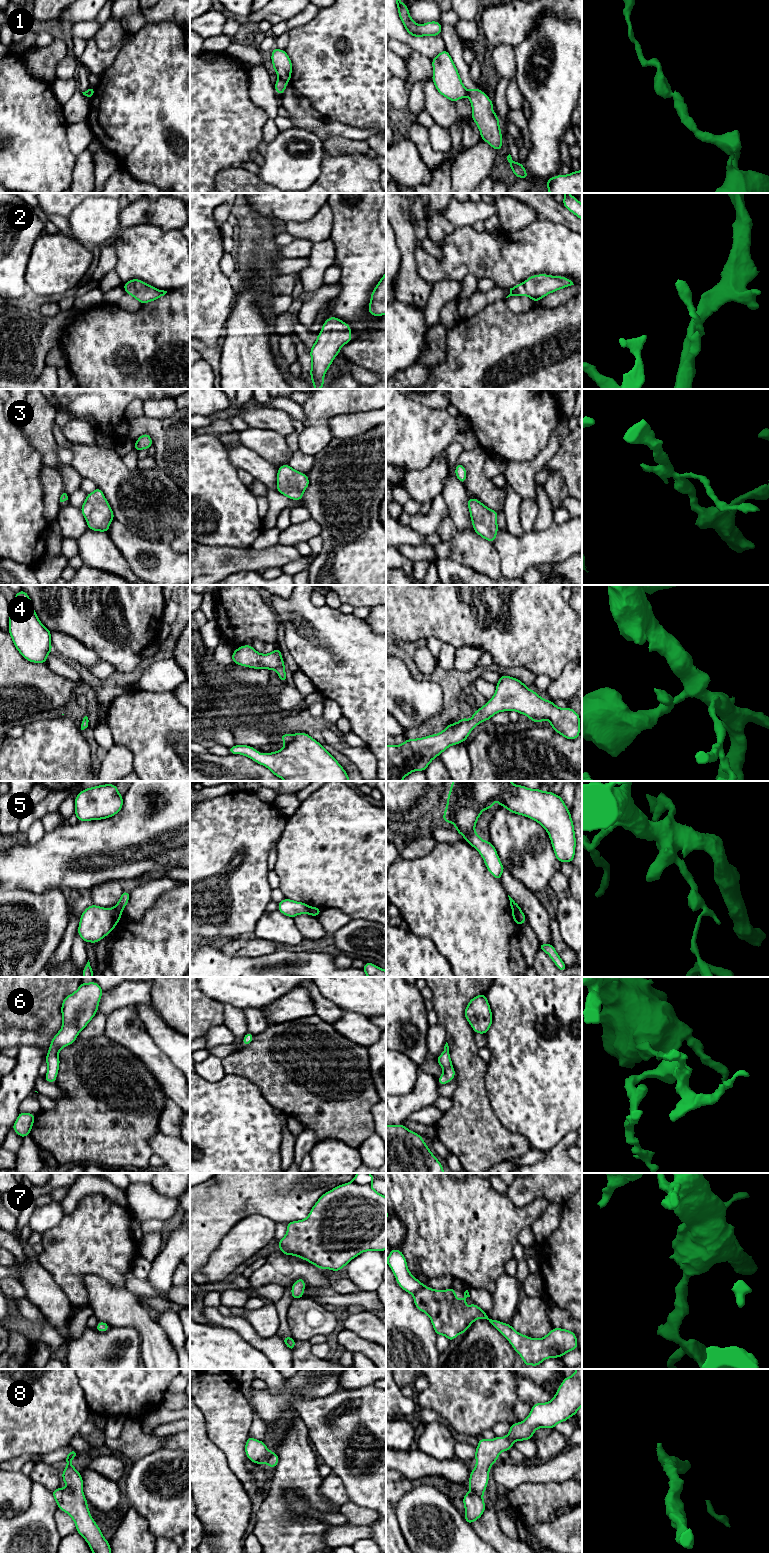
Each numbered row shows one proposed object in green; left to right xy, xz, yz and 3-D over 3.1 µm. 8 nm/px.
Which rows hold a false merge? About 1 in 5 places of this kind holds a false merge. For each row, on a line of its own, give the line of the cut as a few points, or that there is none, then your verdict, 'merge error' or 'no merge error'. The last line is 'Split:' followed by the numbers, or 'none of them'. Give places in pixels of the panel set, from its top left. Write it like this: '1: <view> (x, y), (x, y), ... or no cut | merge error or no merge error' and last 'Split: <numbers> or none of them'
1: xz (279, 77), (285, 82) | merge error
2: no cut | no merge error
3: no cut | no merge error
4: no cut | no merge error
5: xz (310, 907), (311, 914) | merge error
6: no cut | no merge error
7: no cut | no merge error
8: no cut | no merge error
Split: 1, 5

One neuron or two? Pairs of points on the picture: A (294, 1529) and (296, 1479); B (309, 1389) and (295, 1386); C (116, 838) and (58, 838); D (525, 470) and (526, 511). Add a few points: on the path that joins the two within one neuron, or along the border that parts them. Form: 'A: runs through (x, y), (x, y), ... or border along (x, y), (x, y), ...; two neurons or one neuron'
A: runs through (279, 1514), (278, 1487), (281, 1484); one neuron
B: runs through (306, 1386), (298, 1386); one neuron
C: runs through (102, 838), (72, 837); one neuron
D: border along (523, 497), (536, 500); two neurons

